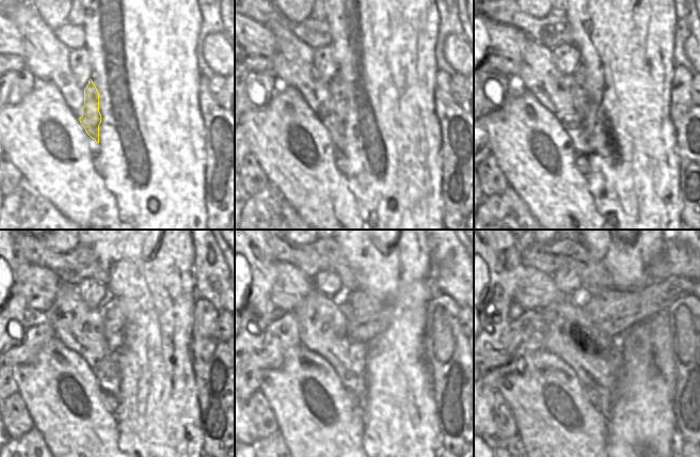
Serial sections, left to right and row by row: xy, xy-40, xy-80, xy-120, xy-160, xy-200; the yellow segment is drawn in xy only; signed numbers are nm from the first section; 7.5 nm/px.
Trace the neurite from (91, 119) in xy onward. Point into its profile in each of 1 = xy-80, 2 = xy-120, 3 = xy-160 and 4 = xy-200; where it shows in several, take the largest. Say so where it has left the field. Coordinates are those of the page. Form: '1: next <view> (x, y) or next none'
1: next xy-80 (575, 129)
2: next xy-120 (110, 310)
3: next xy-160 (367, 316)
4: next xy-200 (616, 312)

